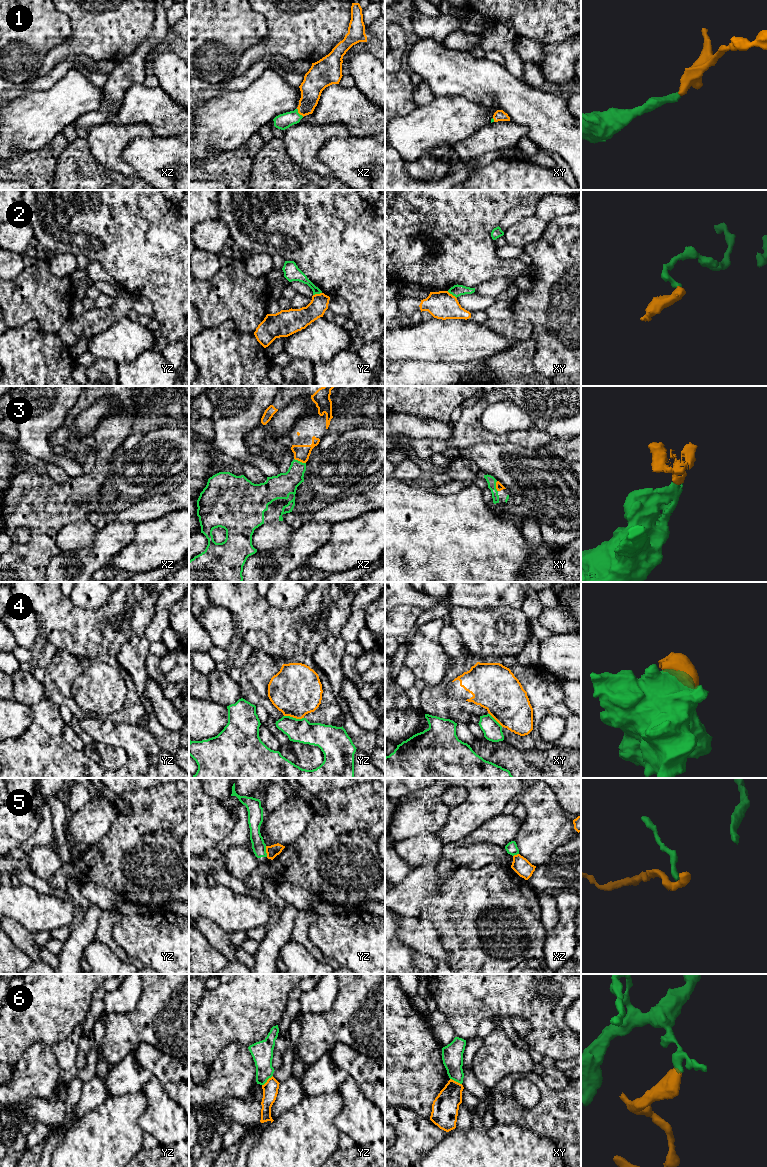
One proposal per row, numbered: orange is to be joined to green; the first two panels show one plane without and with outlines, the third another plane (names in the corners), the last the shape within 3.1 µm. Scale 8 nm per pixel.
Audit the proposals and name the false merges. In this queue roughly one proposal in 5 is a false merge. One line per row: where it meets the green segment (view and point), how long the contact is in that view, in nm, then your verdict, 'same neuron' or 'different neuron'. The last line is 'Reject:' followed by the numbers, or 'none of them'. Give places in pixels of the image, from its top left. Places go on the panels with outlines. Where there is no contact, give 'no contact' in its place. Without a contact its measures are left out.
1: contact xz (298, 113); length 90 nm; same neuron
2: contact xy (452, 294); length 100 nm; different neuron
3: contact xz (299, 461); length 100 nm; same neuron
4: contact yz (294, 718); length 160 nm; same neuron
5: contact yz (265, 851); length 90 nm; different neuron
6: contact yz (267, 1079); length 120 nm; different neuron
Reject: 2, 5, 6

